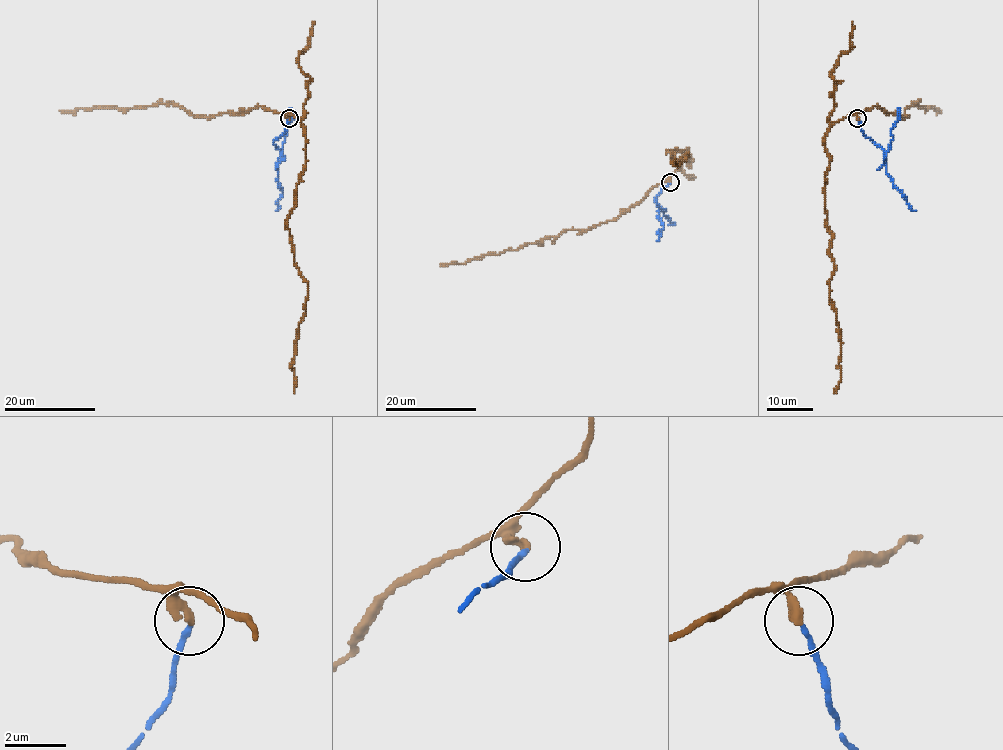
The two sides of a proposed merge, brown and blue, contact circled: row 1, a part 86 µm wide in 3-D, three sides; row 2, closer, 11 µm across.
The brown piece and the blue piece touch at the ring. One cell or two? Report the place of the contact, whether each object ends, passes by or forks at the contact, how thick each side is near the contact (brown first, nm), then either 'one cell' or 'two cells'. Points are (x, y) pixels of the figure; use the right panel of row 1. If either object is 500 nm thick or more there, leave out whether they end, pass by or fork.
place (857, 118); brown ends; blue ends; calibres 320 and 160 nm; two cells

